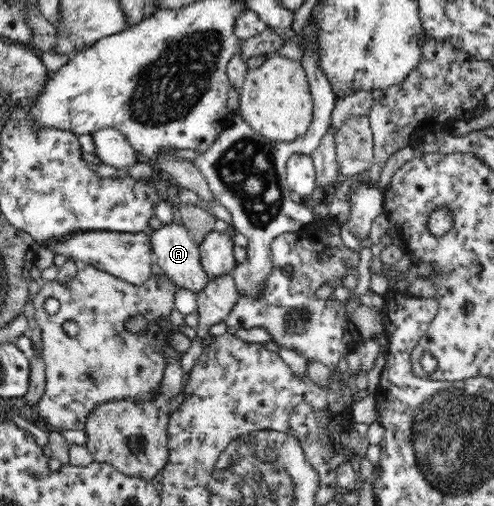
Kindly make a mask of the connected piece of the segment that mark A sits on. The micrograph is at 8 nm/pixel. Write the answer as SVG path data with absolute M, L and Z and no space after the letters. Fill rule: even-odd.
M155 223L148 230L148 239L154 262L179 288L187 288L196 293L208 284L208 277L200 263L199 244L190 236L183 223Z

